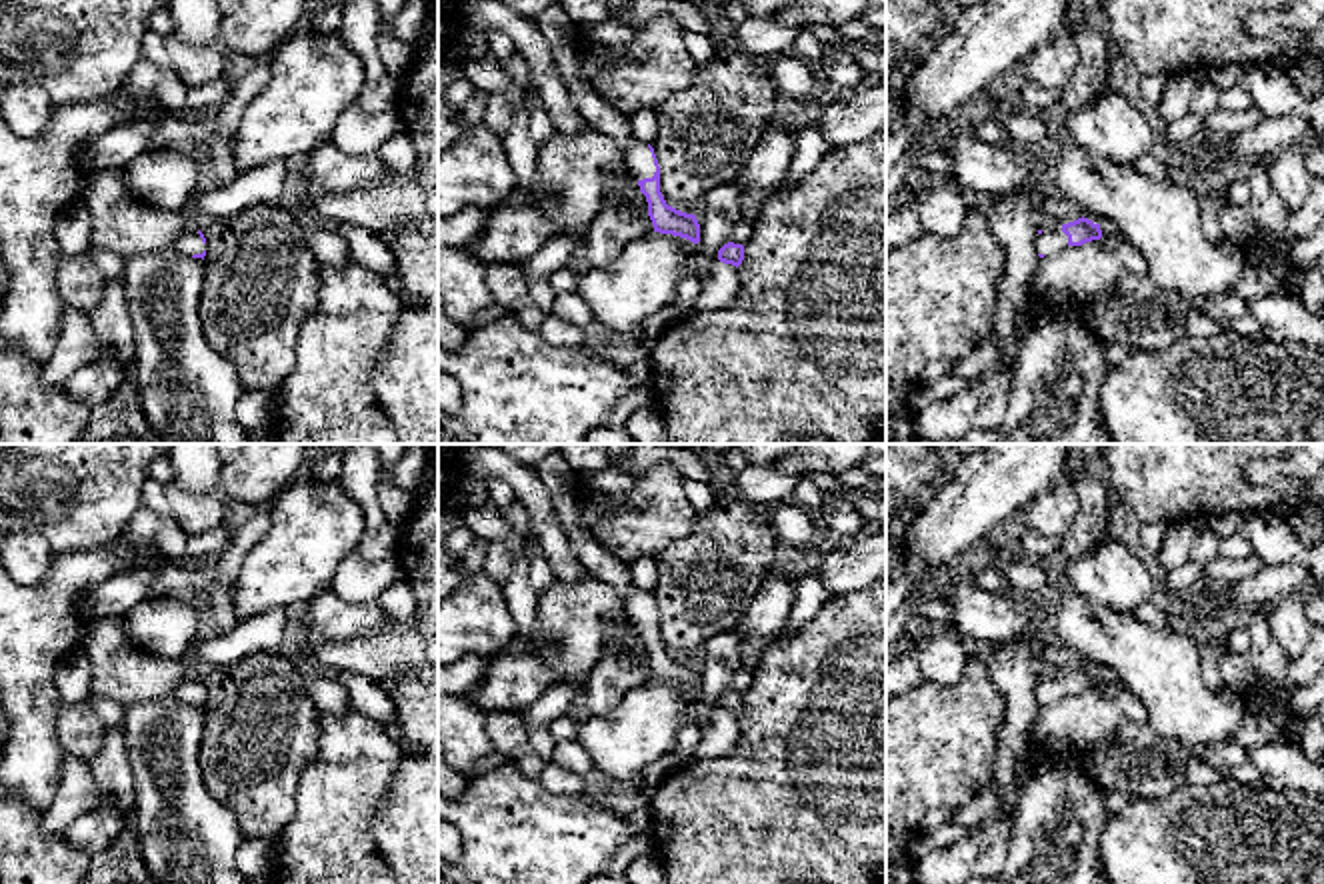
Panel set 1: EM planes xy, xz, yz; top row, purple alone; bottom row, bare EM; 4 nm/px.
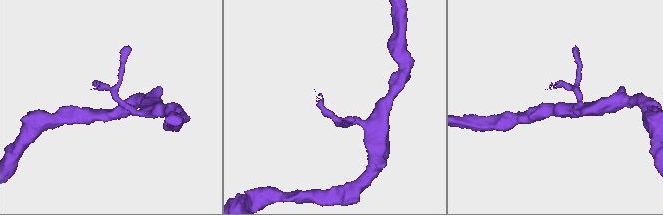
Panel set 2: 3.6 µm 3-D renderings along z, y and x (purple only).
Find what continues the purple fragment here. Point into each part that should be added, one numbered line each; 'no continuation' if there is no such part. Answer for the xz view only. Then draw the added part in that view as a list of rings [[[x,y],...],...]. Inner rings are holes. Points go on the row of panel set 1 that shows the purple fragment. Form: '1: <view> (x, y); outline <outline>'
no continuation

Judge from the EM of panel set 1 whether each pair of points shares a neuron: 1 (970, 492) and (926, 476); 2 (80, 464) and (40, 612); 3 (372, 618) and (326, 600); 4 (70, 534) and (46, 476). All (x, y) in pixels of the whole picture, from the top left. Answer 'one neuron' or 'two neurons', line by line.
1: two neurons
2: two neurons
3: one neuron
4: one neuron

